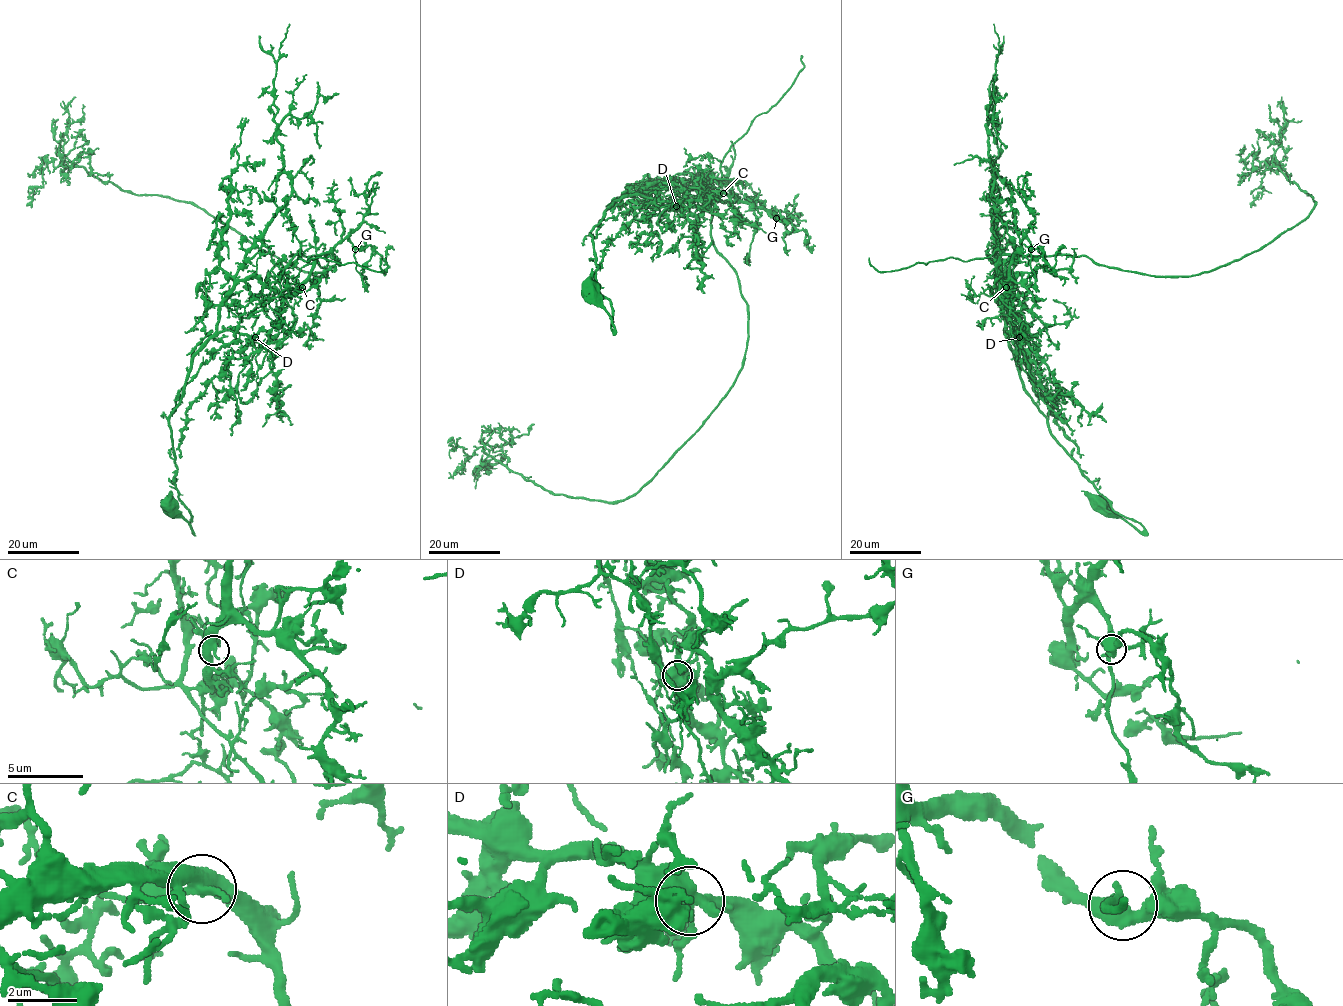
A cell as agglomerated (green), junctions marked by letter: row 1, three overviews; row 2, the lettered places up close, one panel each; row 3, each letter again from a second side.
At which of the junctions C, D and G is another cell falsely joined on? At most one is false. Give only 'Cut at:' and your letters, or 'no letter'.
Cut at: C

